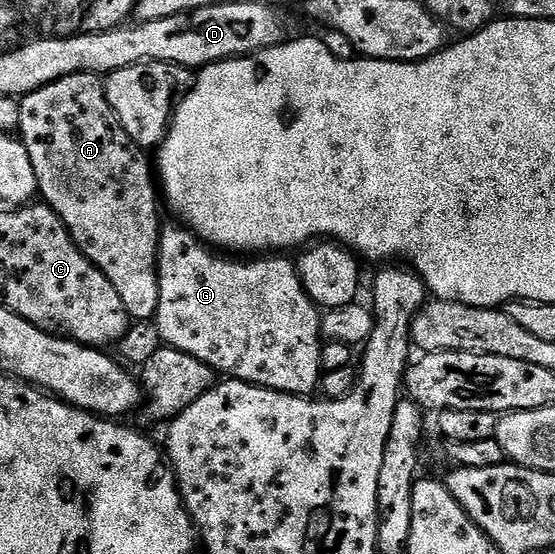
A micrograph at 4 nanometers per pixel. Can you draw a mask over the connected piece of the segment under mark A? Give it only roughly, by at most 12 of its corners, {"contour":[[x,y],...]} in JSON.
{"contour":[[97,74],[19,98],[36,187],[133,322],[158,311],[149,154]]}

